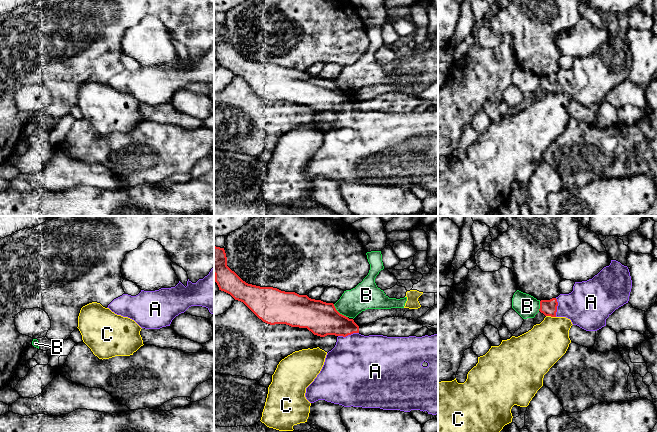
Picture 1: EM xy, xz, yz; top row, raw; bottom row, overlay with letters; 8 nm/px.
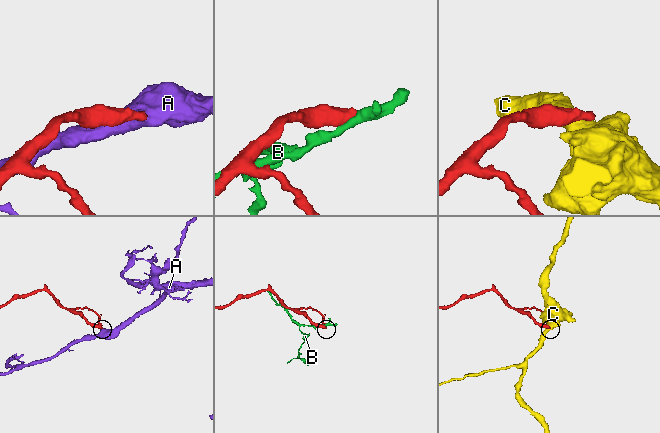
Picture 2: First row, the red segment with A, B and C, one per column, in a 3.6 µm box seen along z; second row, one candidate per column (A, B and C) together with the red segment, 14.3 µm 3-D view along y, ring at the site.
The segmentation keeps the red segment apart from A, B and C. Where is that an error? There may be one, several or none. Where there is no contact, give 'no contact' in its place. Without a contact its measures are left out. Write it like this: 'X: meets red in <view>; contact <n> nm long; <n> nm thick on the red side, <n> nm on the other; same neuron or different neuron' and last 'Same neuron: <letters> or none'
A: meets red in xz; contact 170 nm long; 260 nm thick on the red side, 460 nm on the other; same neuron
B: meets red in xz; contact 160 nm long; 260 nm thick on the red side, 220 nm on the other; different neuron
C: meets red in yz; contact 80 nm long; 130 nm thick on the red side, 320 nm on the other; different neuron
Same neuron: A

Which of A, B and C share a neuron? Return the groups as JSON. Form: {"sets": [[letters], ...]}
{"sets": [["A"], ["B"], ["C"]]}

